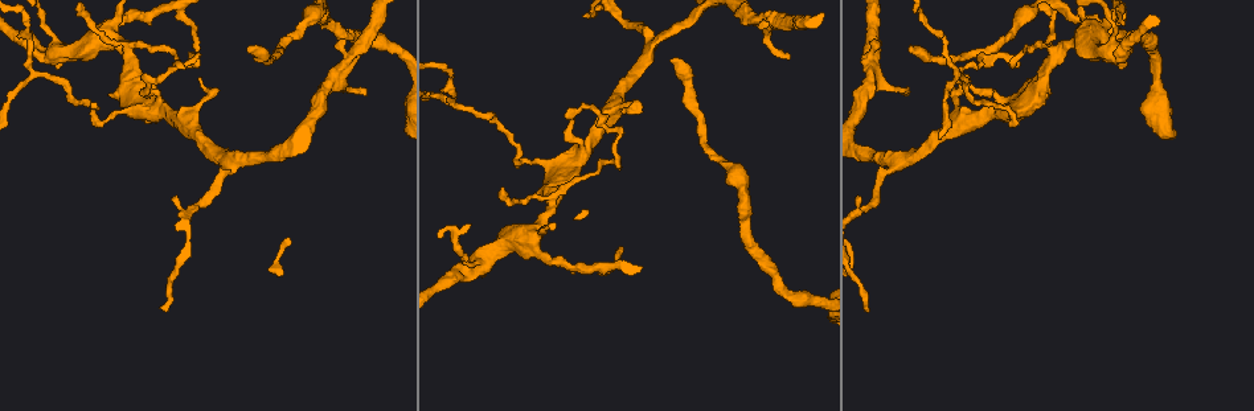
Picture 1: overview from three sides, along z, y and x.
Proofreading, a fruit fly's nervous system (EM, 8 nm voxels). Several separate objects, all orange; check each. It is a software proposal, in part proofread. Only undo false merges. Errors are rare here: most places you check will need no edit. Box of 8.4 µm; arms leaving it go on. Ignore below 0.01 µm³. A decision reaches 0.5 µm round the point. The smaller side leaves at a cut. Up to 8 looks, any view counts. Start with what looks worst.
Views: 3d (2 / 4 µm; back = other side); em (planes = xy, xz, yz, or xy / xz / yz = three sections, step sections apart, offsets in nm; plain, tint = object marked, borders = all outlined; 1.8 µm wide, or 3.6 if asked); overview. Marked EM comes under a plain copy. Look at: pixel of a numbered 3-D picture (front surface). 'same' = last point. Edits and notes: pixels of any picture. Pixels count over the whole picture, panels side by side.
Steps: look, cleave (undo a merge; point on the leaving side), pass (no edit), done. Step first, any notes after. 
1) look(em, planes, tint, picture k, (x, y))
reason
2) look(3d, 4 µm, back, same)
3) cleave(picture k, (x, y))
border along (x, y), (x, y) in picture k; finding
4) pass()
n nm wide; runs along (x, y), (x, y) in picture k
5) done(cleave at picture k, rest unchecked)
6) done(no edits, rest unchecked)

look(em, planes, tint, picture 1, (189, 53))

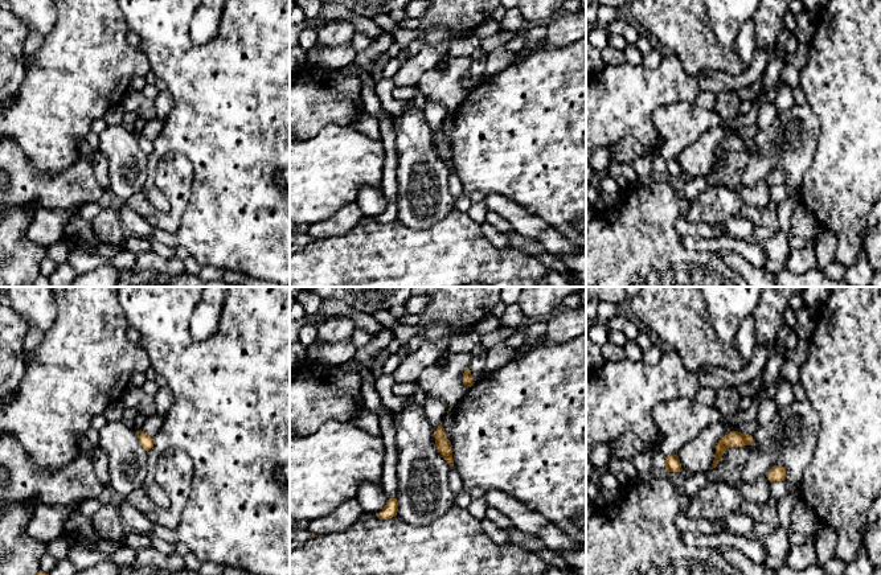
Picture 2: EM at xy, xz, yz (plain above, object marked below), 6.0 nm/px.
pass()
continuous, no second neuron

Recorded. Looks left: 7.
look(3d, 4 µm, back, picture 1, (869, 76))
branch point

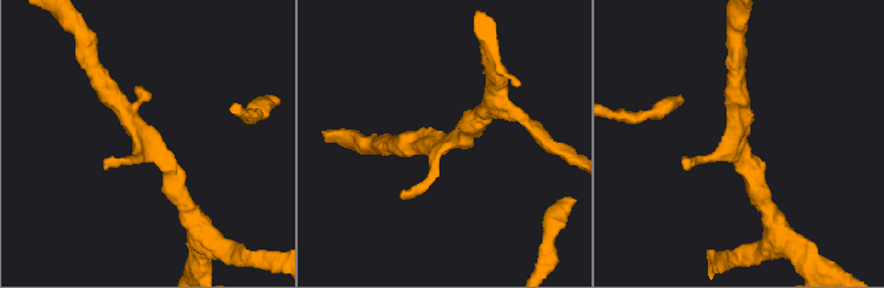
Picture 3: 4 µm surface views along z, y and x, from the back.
look(em, xz, step 16, tint, picture 3, (156, 147))

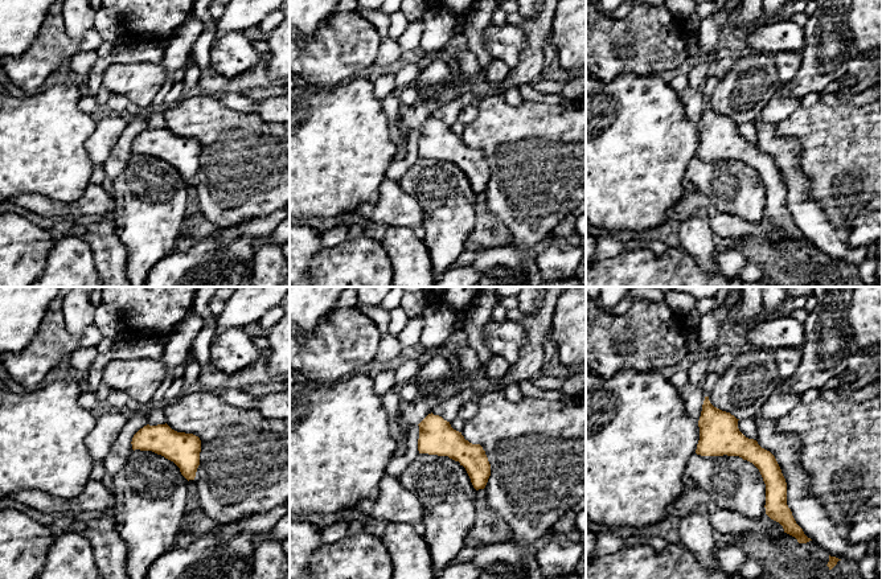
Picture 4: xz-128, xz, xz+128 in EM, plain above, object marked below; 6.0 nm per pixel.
look(em, planes, tint, same)
another direction

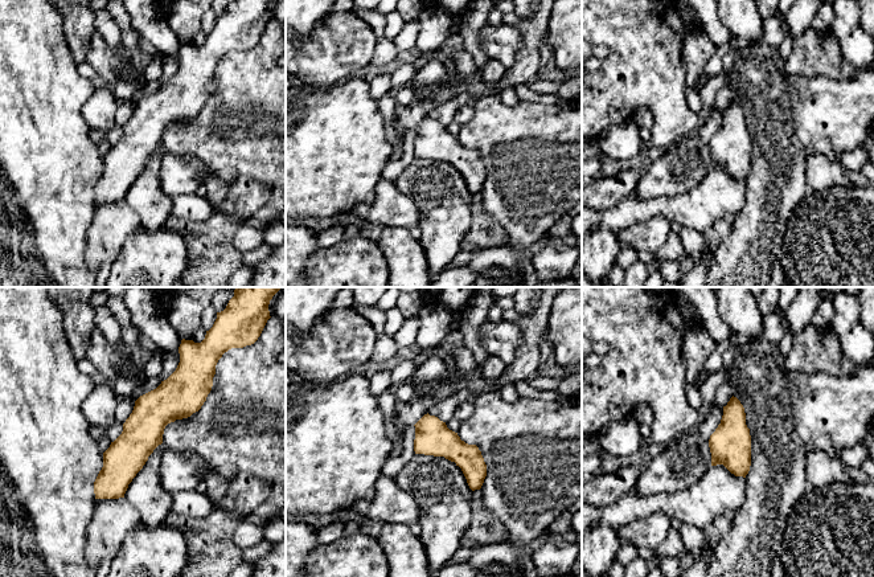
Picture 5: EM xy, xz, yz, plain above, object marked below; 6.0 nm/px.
pass()
runs along (188, 375), (98, 495) in picture 5; all the same neuron

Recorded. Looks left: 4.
done(no edits, rest unchecked)

